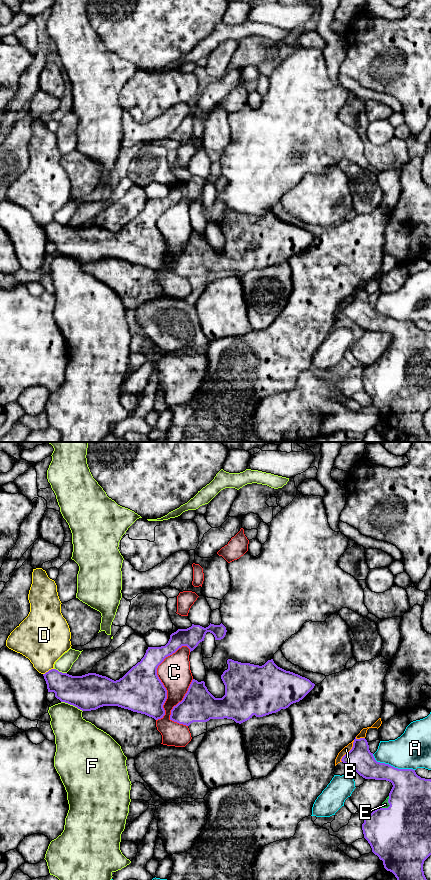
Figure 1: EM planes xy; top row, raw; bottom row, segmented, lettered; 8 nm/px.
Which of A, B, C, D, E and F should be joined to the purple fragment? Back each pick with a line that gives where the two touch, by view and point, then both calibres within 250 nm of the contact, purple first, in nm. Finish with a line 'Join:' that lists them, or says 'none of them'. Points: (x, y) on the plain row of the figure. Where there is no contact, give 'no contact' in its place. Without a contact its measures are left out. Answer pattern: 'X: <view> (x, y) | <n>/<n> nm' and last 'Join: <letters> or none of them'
E: xy (389, 356) | 460/60 nm
Join: E

